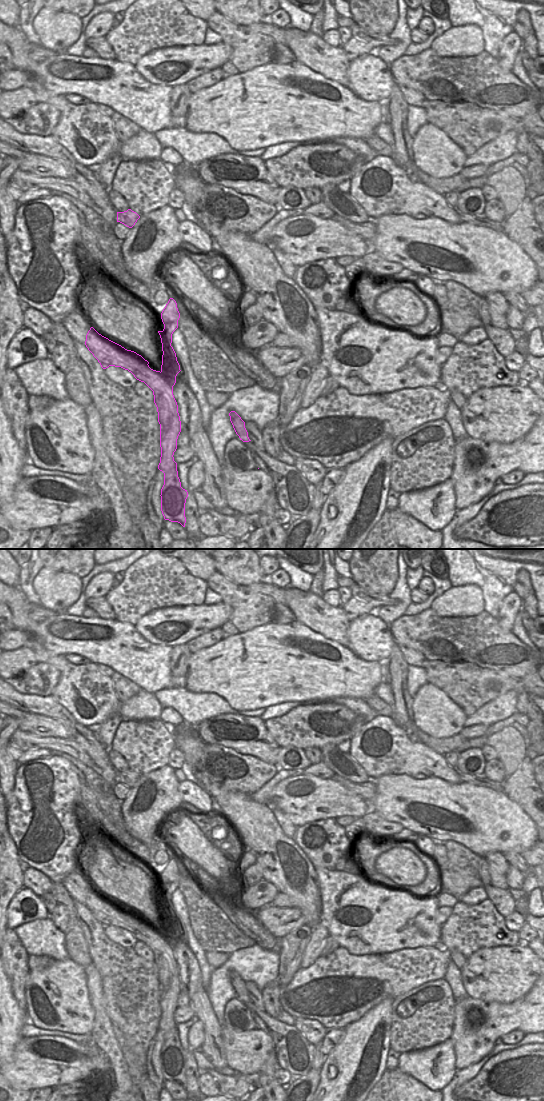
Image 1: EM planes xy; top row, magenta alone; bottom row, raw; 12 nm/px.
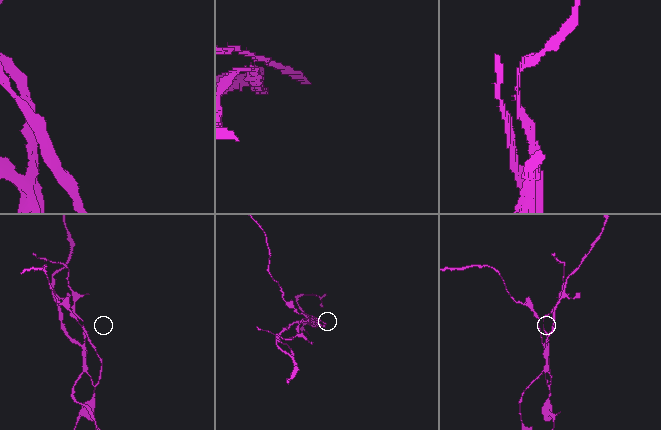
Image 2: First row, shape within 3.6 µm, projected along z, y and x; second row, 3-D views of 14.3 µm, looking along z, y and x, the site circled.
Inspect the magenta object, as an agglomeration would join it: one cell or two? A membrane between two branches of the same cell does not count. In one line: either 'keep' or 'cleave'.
cleave

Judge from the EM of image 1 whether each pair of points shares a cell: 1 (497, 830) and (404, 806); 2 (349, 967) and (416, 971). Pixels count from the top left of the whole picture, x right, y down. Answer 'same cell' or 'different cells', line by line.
1: same cell
2: same cell

